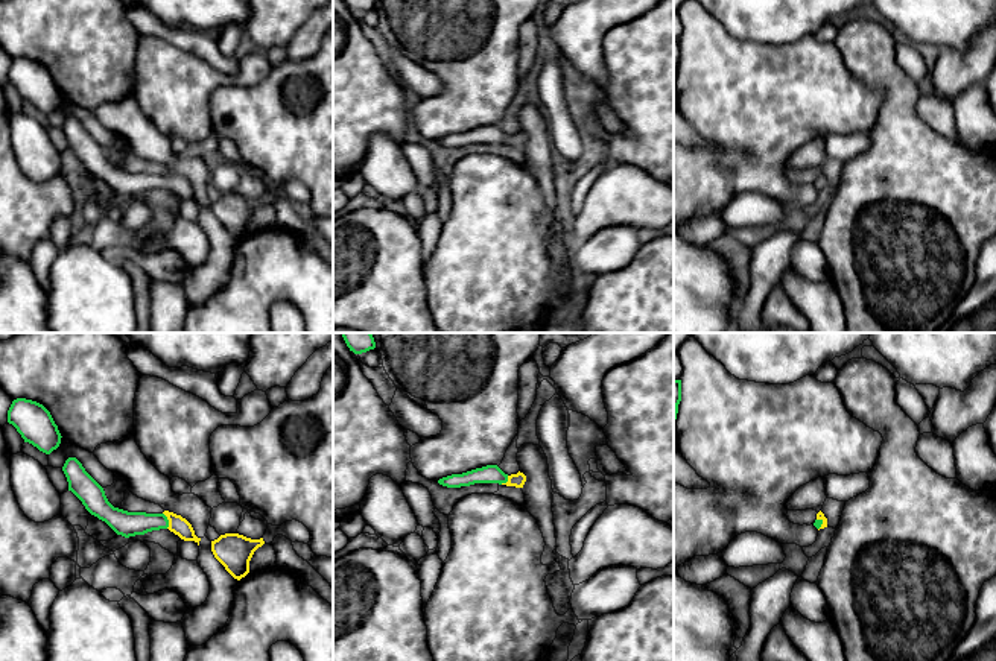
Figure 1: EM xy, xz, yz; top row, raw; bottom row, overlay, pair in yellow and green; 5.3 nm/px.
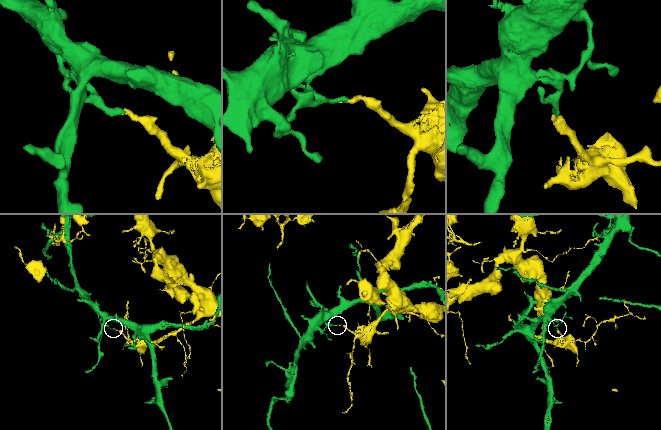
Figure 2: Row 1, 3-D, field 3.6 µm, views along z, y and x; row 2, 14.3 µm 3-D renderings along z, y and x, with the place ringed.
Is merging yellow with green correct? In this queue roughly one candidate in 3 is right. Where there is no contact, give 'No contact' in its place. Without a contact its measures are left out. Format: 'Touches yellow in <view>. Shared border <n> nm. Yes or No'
Touches yellow in xy. Shared border 90 nm. No

